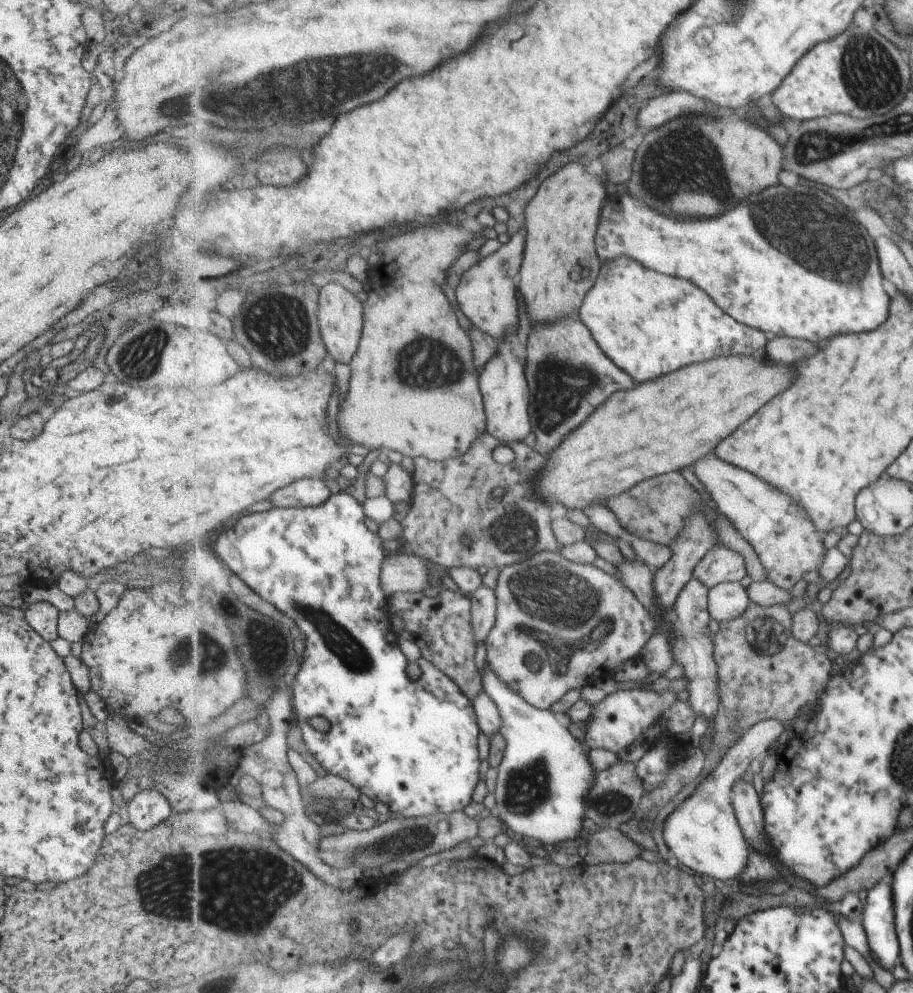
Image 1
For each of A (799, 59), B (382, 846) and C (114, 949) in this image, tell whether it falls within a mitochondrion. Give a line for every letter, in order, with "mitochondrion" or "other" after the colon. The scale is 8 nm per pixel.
A: other
B: other
C: other

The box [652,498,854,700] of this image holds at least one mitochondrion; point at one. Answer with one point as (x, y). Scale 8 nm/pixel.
(764, 638)

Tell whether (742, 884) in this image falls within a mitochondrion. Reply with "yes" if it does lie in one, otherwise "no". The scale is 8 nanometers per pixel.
no

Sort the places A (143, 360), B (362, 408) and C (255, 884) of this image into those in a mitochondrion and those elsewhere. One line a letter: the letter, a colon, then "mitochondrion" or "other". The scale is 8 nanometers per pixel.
A: mitochondrion
B: other
C: mitochondrion

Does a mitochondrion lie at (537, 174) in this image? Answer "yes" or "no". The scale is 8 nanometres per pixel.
no

